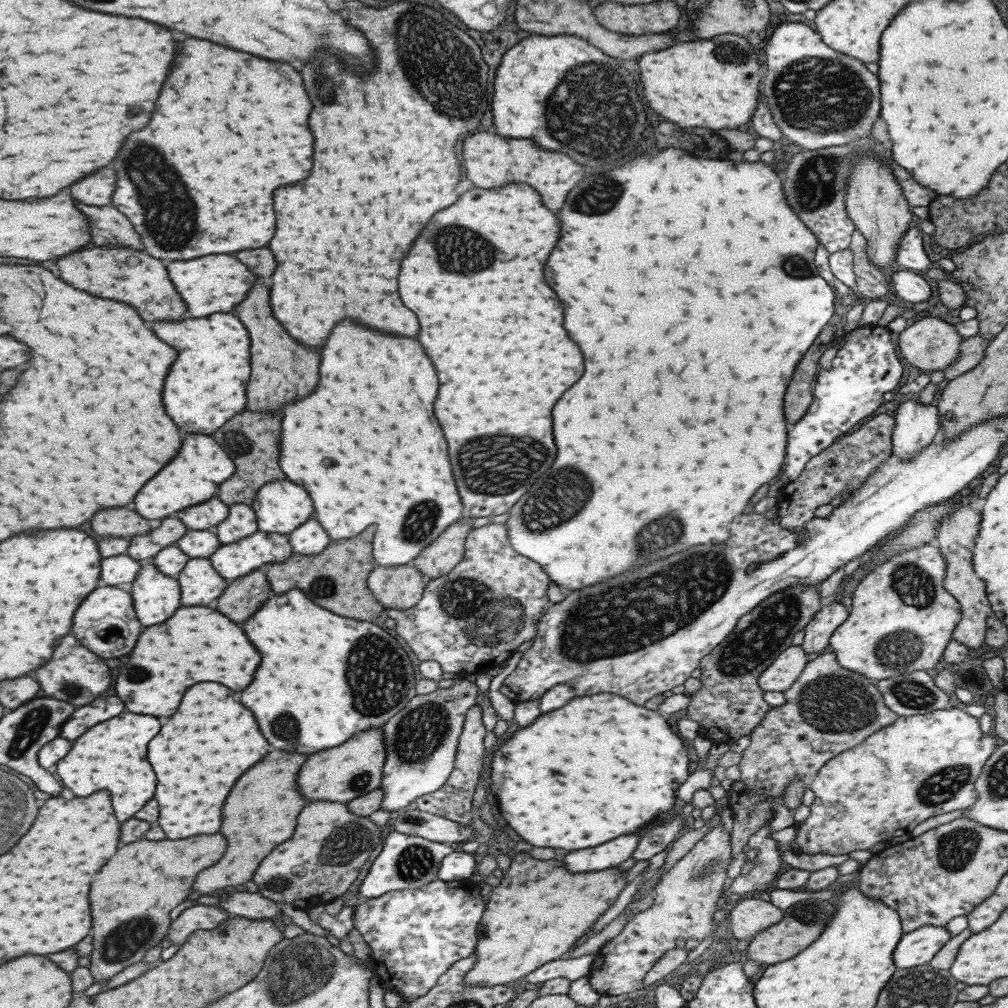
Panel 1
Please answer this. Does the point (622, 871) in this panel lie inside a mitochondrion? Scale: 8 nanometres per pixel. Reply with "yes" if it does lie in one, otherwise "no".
no

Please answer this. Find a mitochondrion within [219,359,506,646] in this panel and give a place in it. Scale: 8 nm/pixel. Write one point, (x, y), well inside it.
(423, 515)

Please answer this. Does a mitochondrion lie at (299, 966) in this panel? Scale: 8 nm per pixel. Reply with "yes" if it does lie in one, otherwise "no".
yes

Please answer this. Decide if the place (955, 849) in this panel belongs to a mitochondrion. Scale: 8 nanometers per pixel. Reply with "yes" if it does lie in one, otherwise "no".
yes

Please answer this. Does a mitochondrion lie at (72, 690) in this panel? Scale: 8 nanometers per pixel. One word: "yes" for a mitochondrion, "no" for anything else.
yes

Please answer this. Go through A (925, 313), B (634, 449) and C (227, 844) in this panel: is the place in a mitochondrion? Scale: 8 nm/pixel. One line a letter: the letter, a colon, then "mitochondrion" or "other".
A: other
B: other
C: other

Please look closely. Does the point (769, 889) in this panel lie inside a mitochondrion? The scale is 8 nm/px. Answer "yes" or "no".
no

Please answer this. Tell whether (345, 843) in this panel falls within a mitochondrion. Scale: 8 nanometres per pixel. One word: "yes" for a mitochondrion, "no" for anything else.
yes

